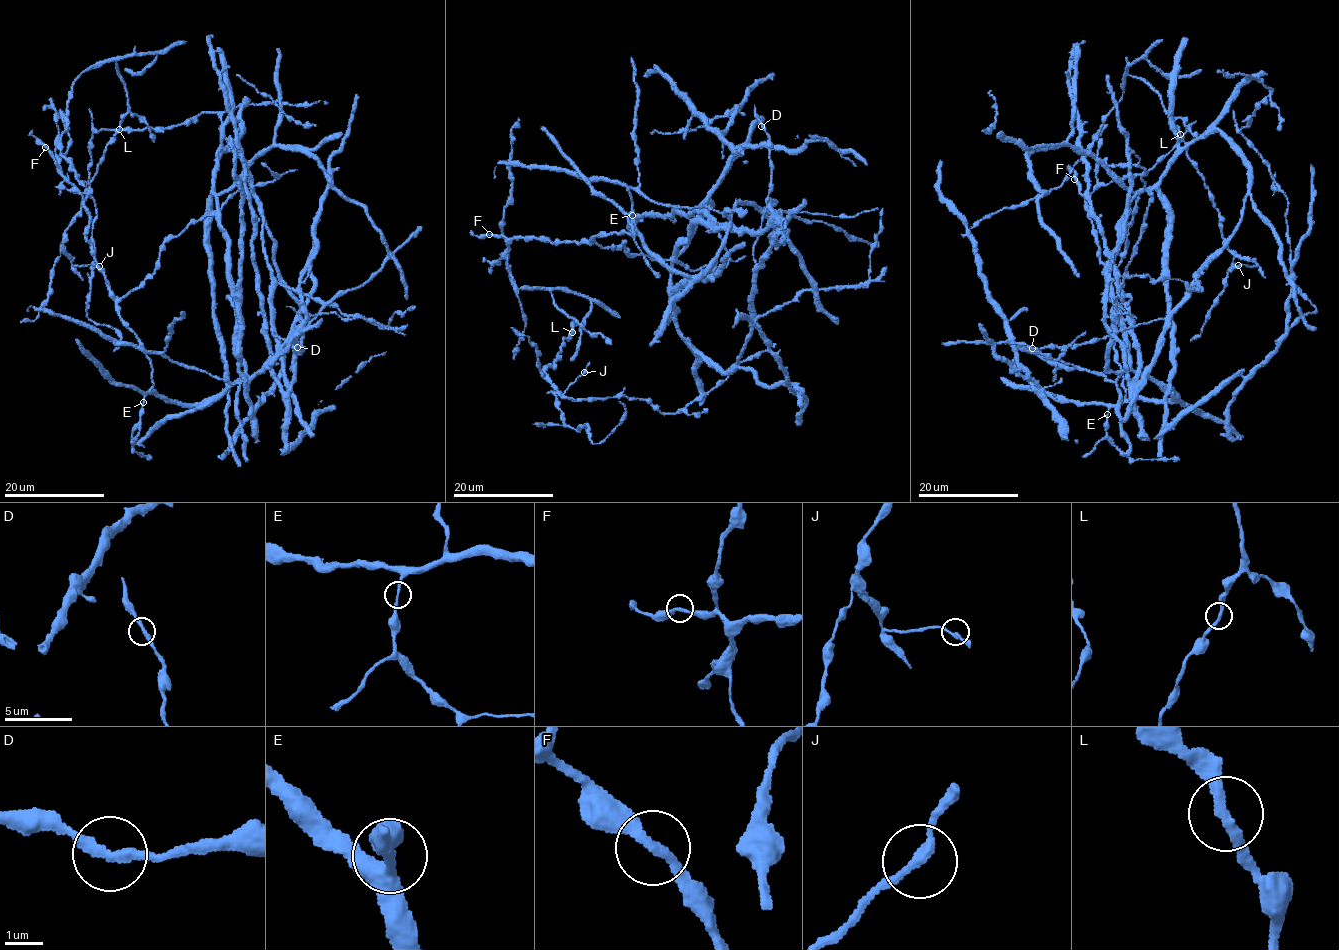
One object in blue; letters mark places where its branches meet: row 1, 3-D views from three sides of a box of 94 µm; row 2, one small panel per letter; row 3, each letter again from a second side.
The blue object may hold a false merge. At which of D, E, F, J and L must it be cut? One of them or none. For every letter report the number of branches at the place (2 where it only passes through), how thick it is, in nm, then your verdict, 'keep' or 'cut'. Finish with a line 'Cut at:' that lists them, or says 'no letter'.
D: branches 2; calibre 280 nm; keep
E: branches 2; calibre 200 nm; keep
F: branches 2; calibre 280 nm; keep
J: branches 2; calibre 240 nm; keep
L: branches 2; calibre 280 nm; keep
Cut at: no letter

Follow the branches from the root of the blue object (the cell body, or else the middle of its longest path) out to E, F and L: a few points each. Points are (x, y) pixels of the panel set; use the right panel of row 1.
E: (1117, 363), (1123, 377), (1126, 397), (1110, 408), (1108, 415)
F: (1117, 363), (1113, 299), (1107, 270), (1101, 261), (1100, 249), (1086, 197), (1080, 192), (1079, 183), (1074, 179)
L: (1117, 363), (1113, 299), (1086, 202), (1097, 183), (1098, 130), (1122, 95), (1127, 74), (1158, 95), (1180, 134)

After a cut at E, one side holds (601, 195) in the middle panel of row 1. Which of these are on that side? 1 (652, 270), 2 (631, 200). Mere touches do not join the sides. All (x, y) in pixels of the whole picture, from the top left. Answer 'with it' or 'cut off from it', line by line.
1: cut off from it
2: cut off from it

